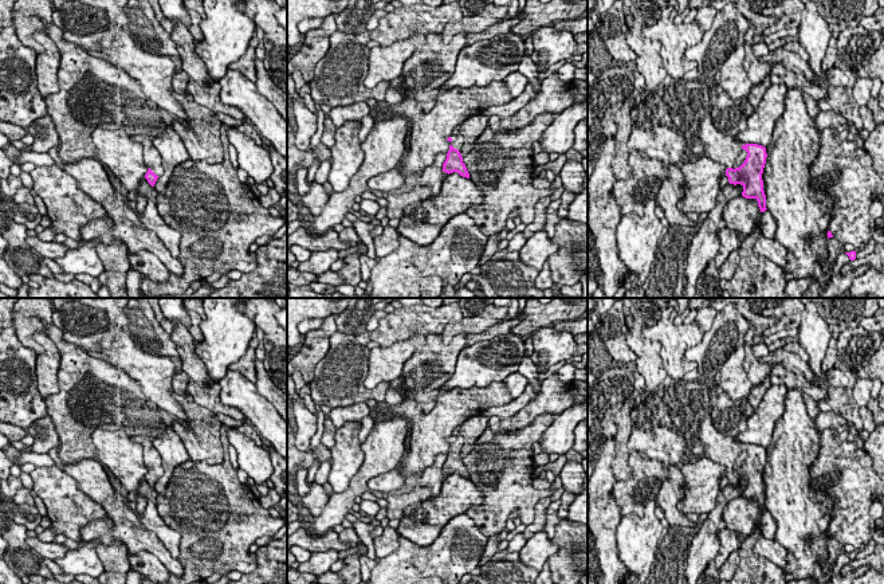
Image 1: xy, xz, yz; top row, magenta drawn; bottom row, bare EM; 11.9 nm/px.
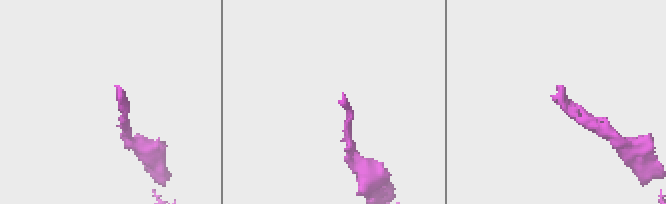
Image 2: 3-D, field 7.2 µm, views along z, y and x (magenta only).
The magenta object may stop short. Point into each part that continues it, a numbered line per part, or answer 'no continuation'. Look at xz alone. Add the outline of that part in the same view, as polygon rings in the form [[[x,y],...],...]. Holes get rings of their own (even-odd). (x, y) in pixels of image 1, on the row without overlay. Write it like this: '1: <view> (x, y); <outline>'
1: xz (458, 441); [[[452,435],[451,436],[452,442],[449,443],[455,450],[461,452],[463,444],[464,444],[464,438],[461,435]]]

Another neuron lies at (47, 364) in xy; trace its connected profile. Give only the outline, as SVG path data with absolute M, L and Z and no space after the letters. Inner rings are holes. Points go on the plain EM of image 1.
M35 333L32 338L44 349L44 352L36 357L36 377L38 389L42 397L47 399L59 392L58 369L60 365L60 354L46 333Z

